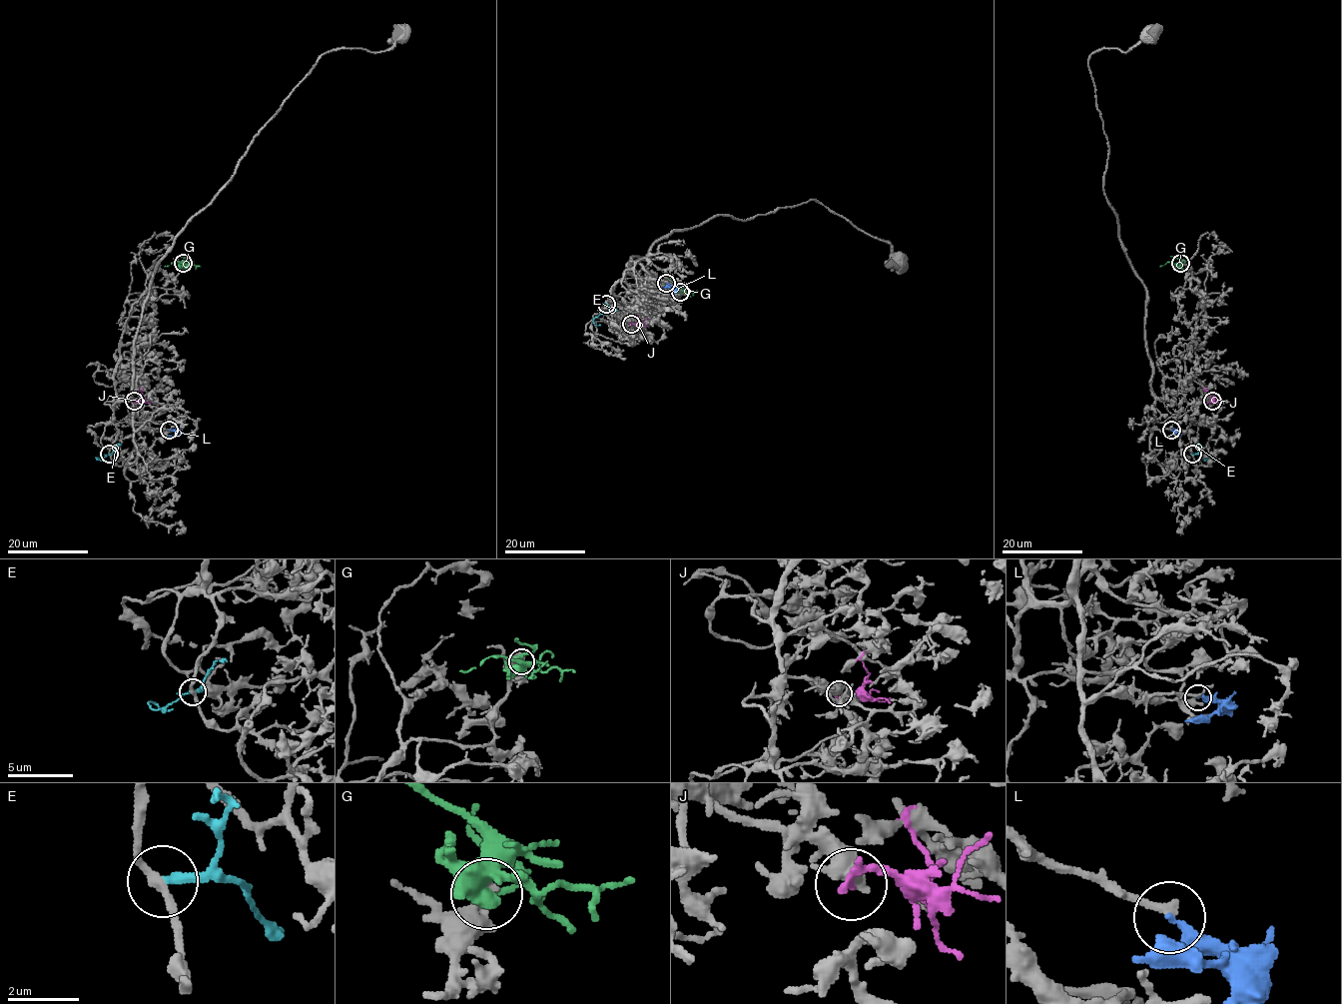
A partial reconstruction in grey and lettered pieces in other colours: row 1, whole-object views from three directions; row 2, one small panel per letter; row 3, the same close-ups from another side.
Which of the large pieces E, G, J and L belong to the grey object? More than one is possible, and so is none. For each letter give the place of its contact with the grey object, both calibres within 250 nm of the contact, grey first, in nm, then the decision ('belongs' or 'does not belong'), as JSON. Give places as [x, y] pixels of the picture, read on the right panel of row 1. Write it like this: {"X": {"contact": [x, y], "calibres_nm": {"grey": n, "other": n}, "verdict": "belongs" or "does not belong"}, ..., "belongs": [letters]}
{"E": {"contact": [1192, 454], "calibres_nm": {"grey": 240, "other": 240}, "verdict": "does not belong"}, "G": {"contact": [1180, 263], "calibres_nm": {"grey": 240, "other": 400}, "verdict": "does not belong"}, "J": {"contact": [1212, 401], "calibres_nm": {"grey": 600, "other": 200}, "verdict": "does not belong"}, "L": {"contact": [1171, 430], "calibres_nm": {"grey": 240, "other": 280}, "verdict": "belongs"}, "belongs": ["L"]}

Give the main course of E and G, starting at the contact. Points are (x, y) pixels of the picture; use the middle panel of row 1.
E: (606, 304), (609, 309), (593, 321), (595, 326), (600, 325)
G: (680, 292), (680, 286), (661, 271)

